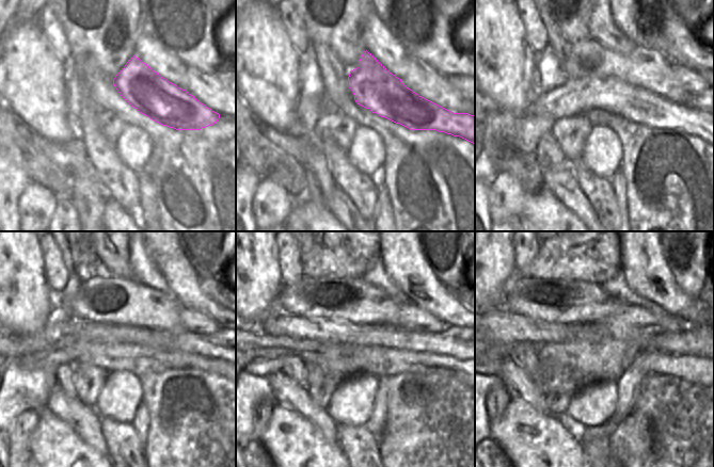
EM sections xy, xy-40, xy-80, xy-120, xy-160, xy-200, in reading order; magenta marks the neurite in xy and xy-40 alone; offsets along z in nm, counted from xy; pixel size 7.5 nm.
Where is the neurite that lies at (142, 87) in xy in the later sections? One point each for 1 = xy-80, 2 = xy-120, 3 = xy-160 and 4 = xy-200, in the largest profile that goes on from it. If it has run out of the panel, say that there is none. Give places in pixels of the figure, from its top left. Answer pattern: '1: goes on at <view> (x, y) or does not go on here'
1: goes on at xy-80 (637, 105)
2: goes on at xy-120 (209, 364)
3: goes on at xy-160 (435, 361)
4: goes on at xy-200 (691, 368)

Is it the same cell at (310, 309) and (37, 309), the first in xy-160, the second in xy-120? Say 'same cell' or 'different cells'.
different cells

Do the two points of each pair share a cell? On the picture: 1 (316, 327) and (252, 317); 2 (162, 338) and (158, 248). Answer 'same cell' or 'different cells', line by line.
1: different cells
2: different cells

